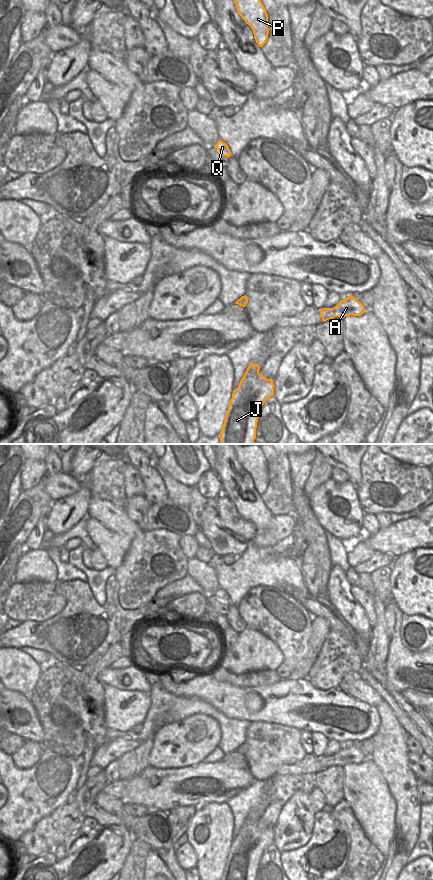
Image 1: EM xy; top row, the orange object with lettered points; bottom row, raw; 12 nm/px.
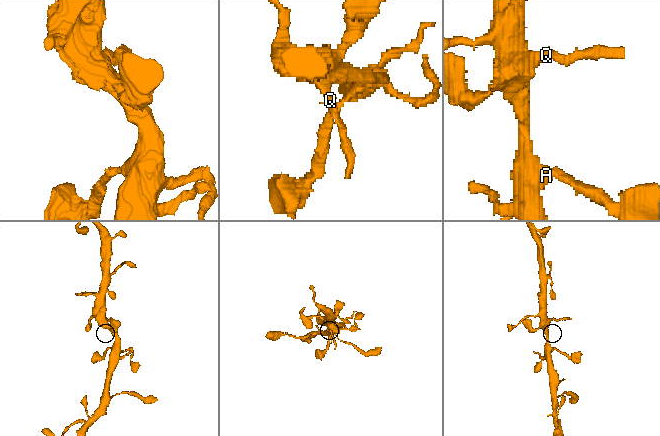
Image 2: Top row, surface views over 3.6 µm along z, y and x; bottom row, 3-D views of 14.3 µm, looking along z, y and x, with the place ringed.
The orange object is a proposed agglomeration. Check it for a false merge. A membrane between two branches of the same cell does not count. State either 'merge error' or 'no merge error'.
no merge error

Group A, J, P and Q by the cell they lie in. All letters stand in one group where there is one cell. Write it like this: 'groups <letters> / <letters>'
groups A J P Q

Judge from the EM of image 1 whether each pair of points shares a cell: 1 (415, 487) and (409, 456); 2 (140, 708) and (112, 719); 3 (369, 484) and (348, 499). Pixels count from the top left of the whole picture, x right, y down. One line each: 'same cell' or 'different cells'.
1: different cells
2: same cell
3: different cells

